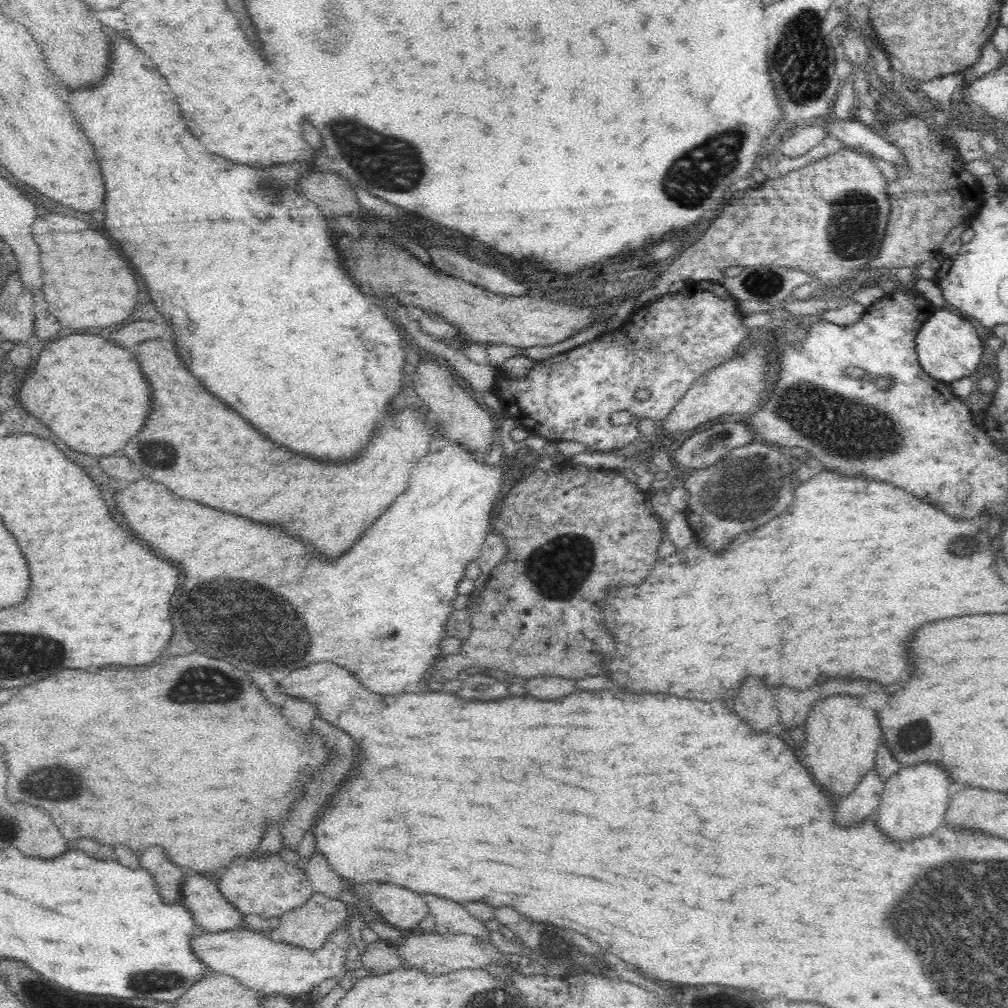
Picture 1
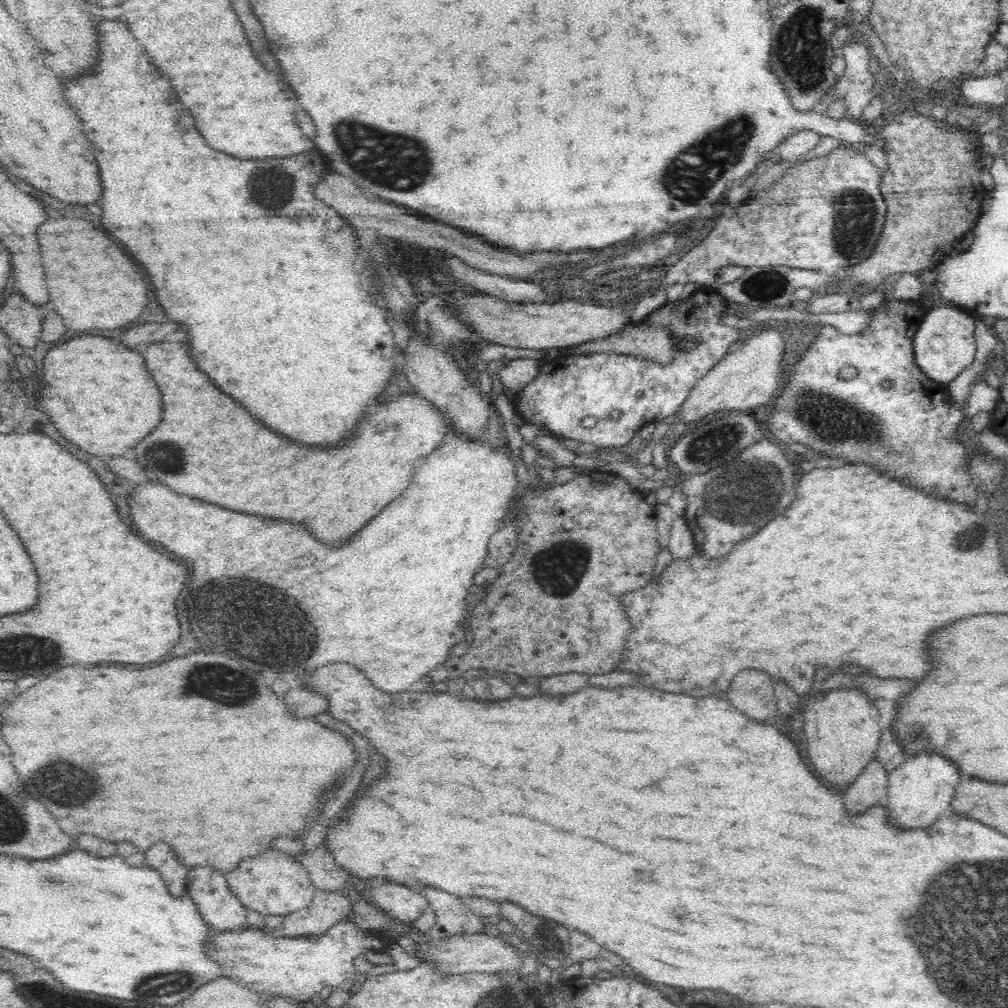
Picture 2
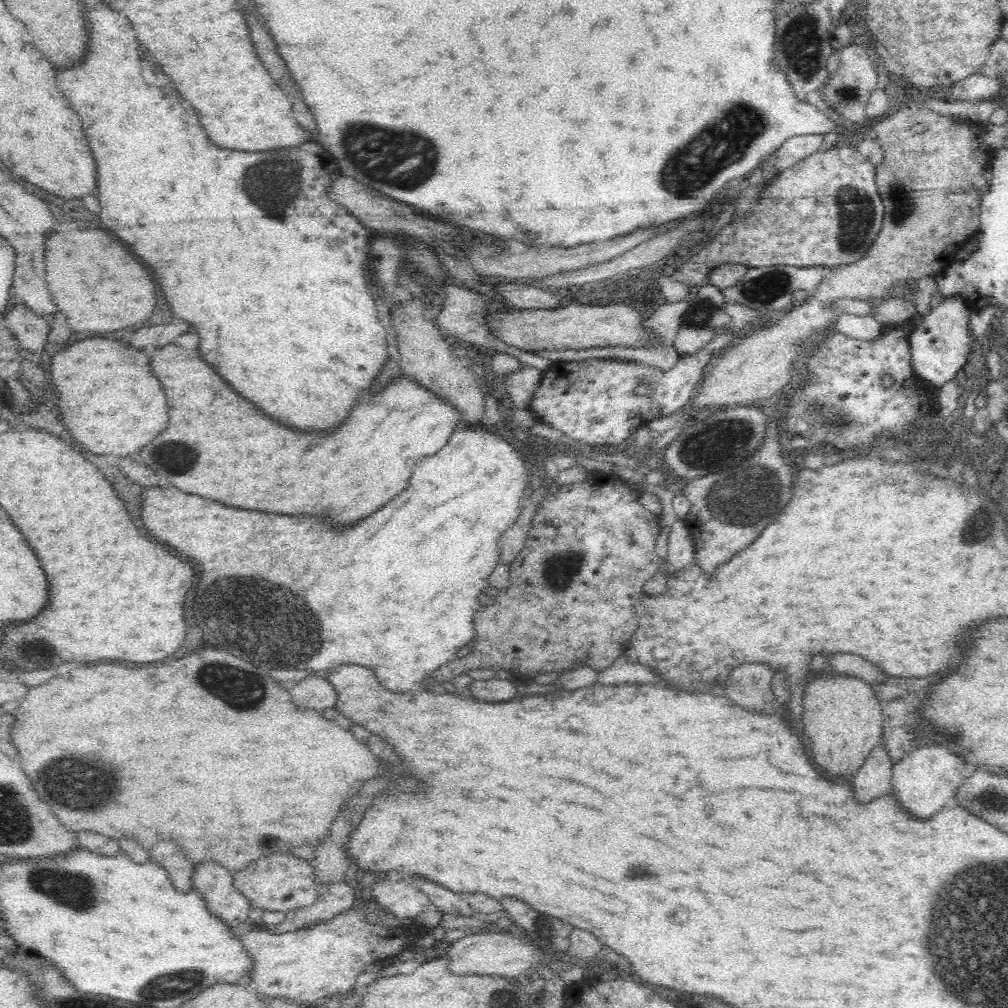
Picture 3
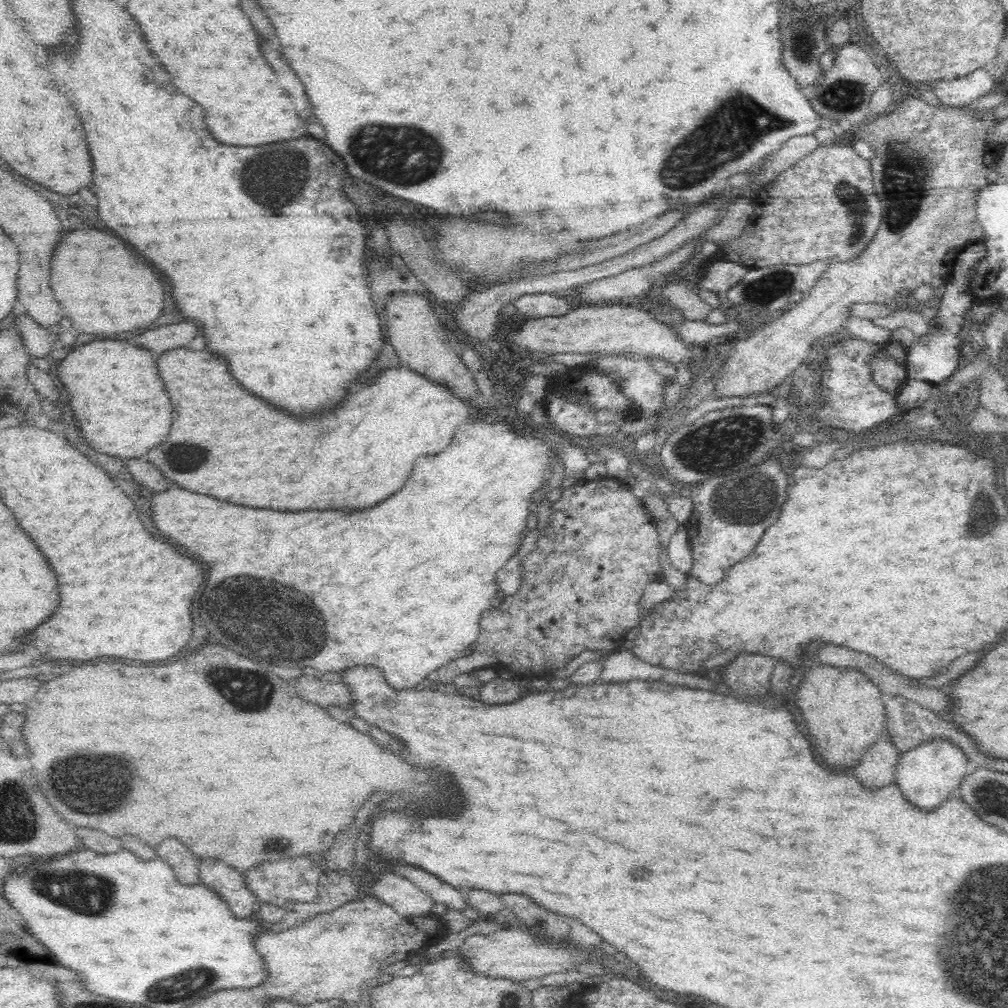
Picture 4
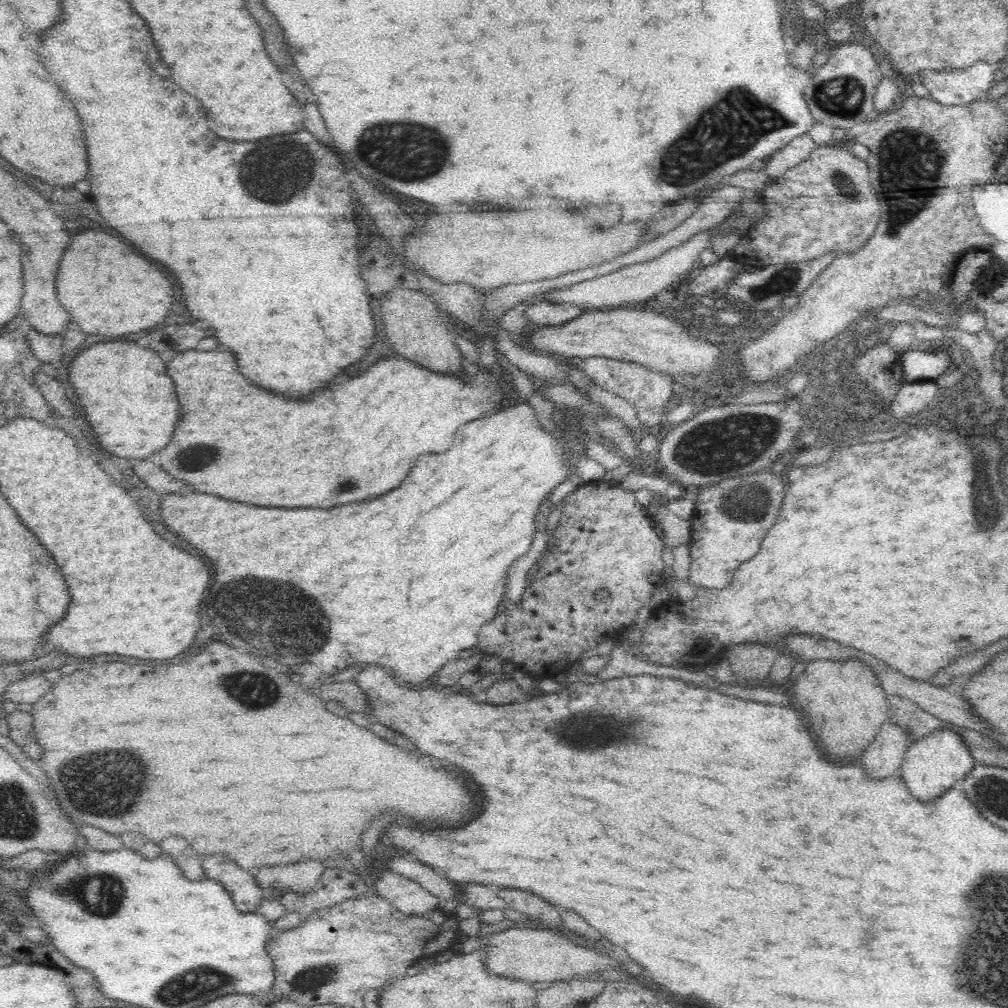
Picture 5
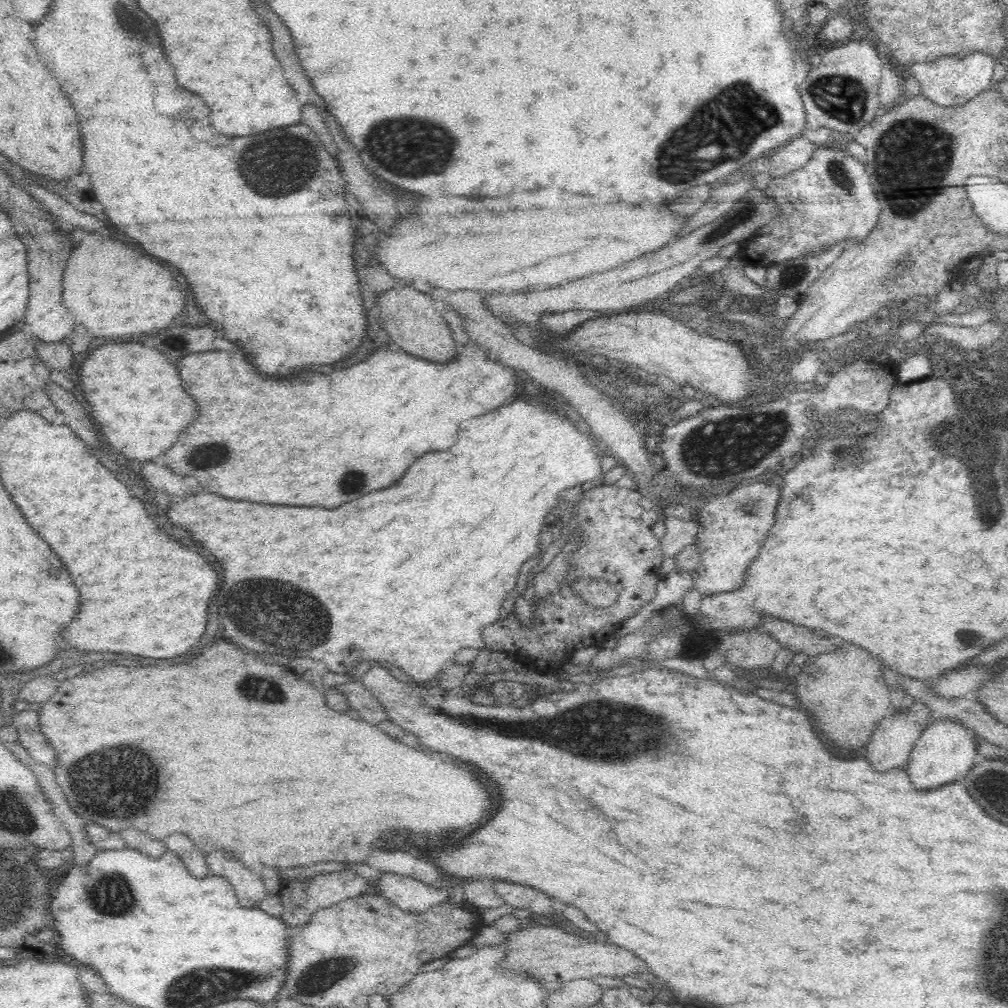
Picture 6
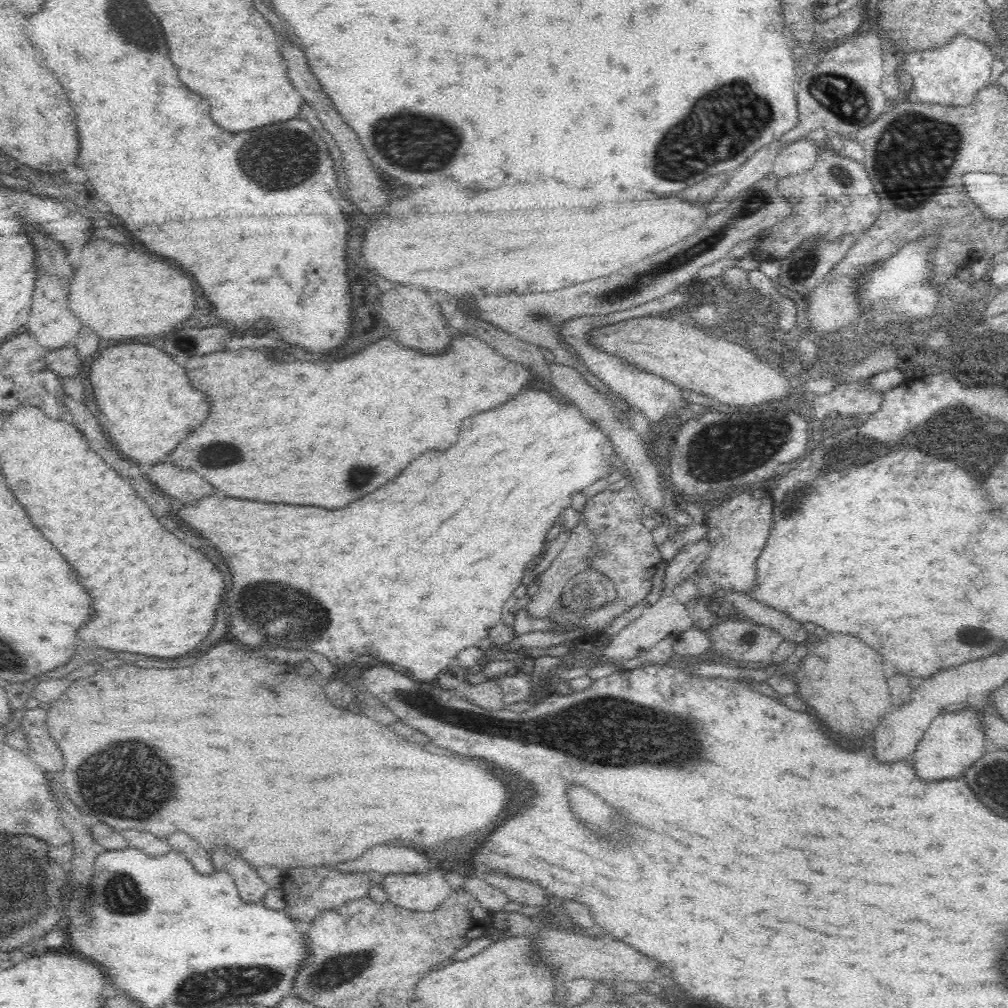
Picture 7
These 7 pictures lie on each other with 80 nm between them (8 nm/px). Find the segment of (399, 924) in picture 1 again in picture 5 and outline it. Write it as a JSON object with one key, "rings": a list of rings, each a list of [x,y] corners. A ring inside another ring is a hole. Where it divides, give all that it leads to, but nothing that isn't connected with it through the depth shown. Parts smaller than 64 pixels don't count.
{"rings":[[[386,871],[372,881],[372,892],[390,901],[405,915],[423,915],[436,909],[440,899],[418,882],[393,871]]]}

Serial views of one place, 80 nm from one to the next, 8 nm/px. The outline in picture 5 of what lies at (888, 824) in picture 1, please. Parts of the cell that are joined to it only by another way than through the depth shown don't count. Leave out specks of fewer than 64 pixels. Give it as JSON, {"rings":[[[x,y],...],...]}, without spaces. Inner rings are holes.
{"rings":[[[940,727],[909,746],[907,754],[904,755],[900,776],[915,798],[920,798],[922,802],[930,802],[952,787],[959,786],[975,766],[975,759],[960,733],[956,733],[950,727]]]}

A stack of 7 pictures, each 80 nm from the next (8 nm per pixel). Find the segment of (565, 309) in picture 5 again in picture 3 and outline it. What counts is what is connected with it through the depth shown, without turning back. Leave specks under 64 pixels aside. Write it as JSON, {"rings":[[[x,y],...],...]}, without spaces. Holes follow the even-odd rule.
{"rings":[[[508,280],[504,284],[490,285],[490,287],[502,294],[510,306],[514,306],[520,311],[536,310],[536,308],[554,309],[562,306],[560,298],[554,295],[552,290],[522,284],[521,281]]]}

